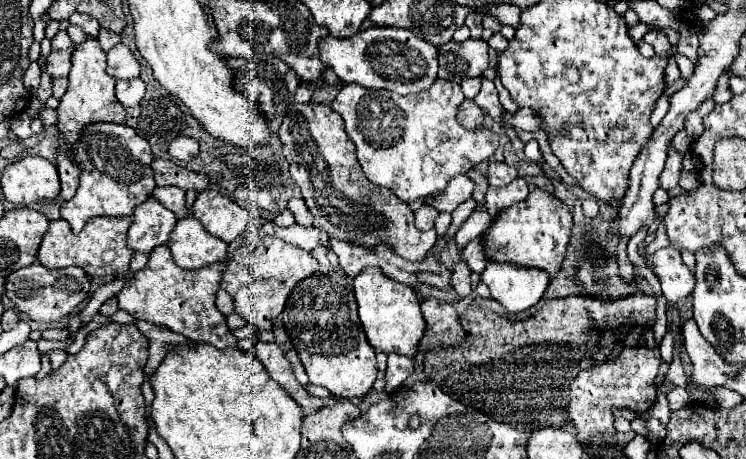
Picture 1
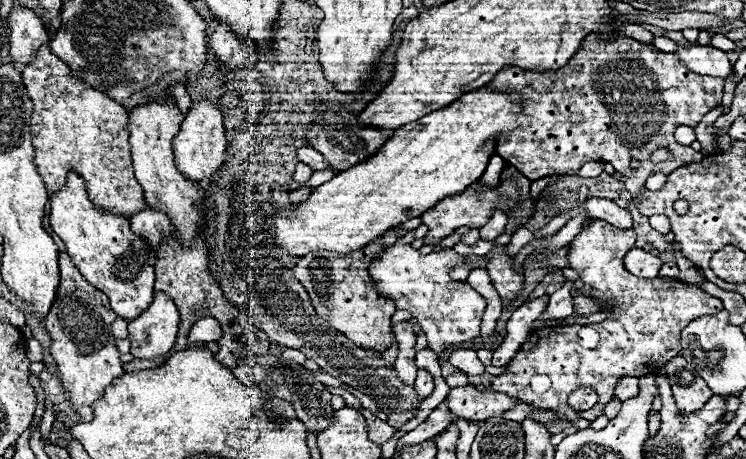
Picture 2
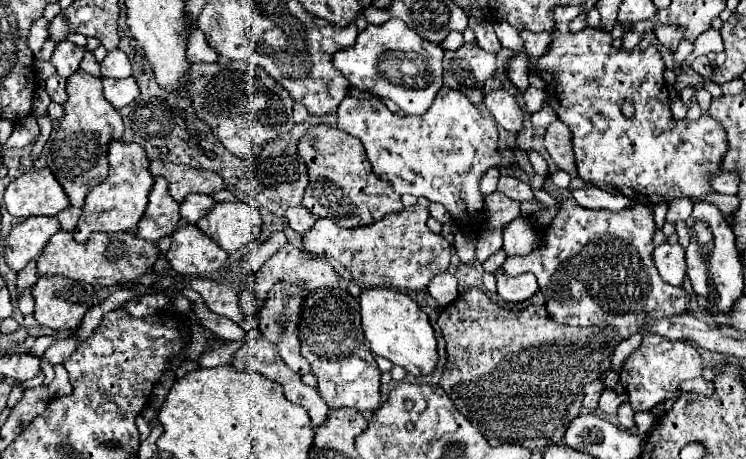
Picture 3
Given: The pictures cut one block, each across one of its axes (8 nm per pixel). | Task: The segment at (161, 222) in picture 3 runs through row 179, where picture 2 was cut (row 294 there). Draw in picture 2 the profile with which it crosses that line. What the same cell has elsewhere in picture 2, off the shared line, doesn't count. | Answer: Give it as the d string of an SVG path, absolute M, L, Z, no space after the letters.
M156 292L154 294L154 302L148 306L148 310L144 310L138 318L130 320L128 324L128 340L132 342L132 356L134 358L158 358L158 356L164 356L172 350L174 342L176 342L176 334L178 334L178 322L180 322L180 314L174 306L172 300L168 300L166 294L160 294Z

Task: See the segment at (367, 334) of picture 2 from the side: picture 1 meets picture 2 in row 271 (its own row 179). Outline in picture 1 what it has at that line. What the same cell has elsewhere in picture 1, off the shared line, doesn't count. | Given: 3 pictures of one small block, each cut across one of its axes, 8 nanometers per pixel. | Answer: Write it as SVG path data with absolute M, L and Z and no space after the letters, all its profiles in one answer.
M294 102L288 116L280 124L278 136L290 164L292 180L300 186L302 196L314 216L316 228L326 230L330 238L366 248L388 244L388 248L396 250L398 256L412 262L426 256L436 242L436 232L416 230L408 204L402 202L394 192L376 188L376 184L364 176L354 154L354 144L344 132L344 122L336 112L332 112L332 108L316 102Z

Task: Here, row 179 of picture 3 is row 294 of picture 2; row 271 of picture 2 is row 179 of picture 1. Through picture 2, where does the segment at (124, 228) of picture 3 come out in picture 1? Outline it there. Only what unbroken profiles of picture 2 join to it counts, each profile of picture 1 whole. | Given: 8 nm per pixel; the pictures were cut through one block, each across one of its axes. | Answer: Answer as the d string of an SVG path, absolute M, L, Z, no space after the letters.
M96 122L88 124L76 144L70 144L62 134L60 142L66 148L66 154L80 166L80 184L72 200L64 202L60 212L72 230L78 234L88 218L94 216L130 216L132 210L146 202L156 188L152 176L152 152L148 140L140 138L136 130L126 124Z

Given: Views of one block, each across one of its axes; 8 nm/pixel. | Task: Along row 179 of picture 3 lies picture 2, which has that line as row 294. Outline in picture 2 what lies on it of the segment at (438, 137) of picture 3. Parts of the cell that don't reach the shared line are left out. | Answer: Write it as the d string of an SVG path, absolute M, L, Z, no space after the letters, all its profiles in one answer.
M402 236L394 244L384 246L382 254L372 260L368 274L380 296L394 300L396 310L408 310L420 324L428 338L428 348L434 354L442 354L454 344L468 342L480 336L480 320L486 308L486 298L480 296L468 282L452 280L450 270L466 264L466 258L452 248L420 254L420 250L402 242Z

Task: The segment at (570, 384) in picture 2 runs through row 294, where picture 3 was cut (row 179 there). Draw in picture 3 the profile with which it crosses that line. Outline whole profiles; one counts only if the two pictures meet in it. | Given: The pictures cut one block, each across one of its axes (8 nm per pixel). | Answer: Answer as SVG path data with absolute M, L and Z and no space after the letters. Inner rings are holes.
M576 6L556 8L556 30L548 53L530 68L546 80L548 104L574 134L572 144L580 178L608 182L640 204L660 204L676 198L704 200L714 192L710 176L722 174L720 166L728 150L722 124L710 114L702 114L698 120L672 118L670 96L662 78L666 64L660 50L656 46L646 50L614 48L612 36L600 28L570 34L568 20L576 16ZM626 98L632 98L636 108L632 118L620 112L620 102Z

